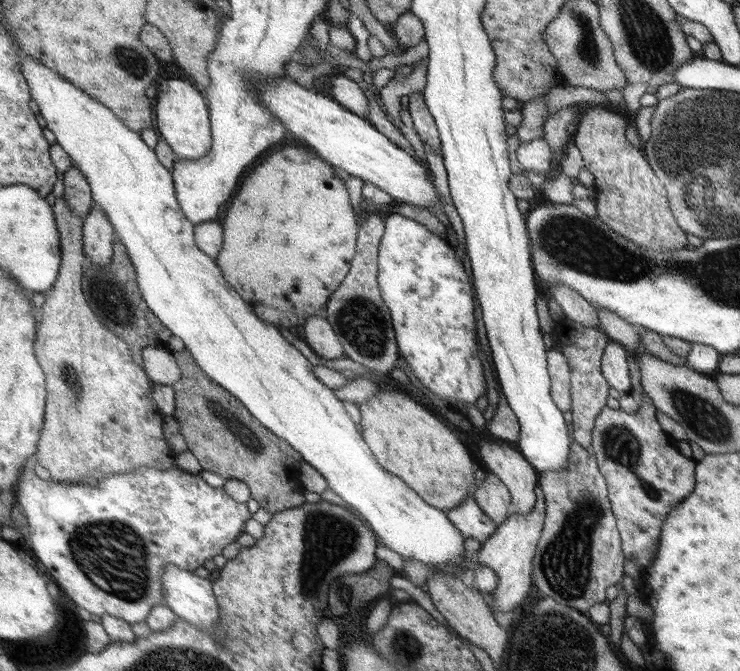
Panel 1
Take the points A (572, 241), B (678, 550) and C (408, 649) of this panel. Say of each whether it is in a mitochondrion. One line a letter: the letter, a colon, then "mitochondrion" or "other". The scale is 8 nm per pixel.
A: mitochondrion
B: other
C: mitochondrion

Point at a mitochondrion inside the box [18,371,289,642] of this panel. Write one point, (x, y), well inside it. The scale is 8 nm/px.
(111, 554)

